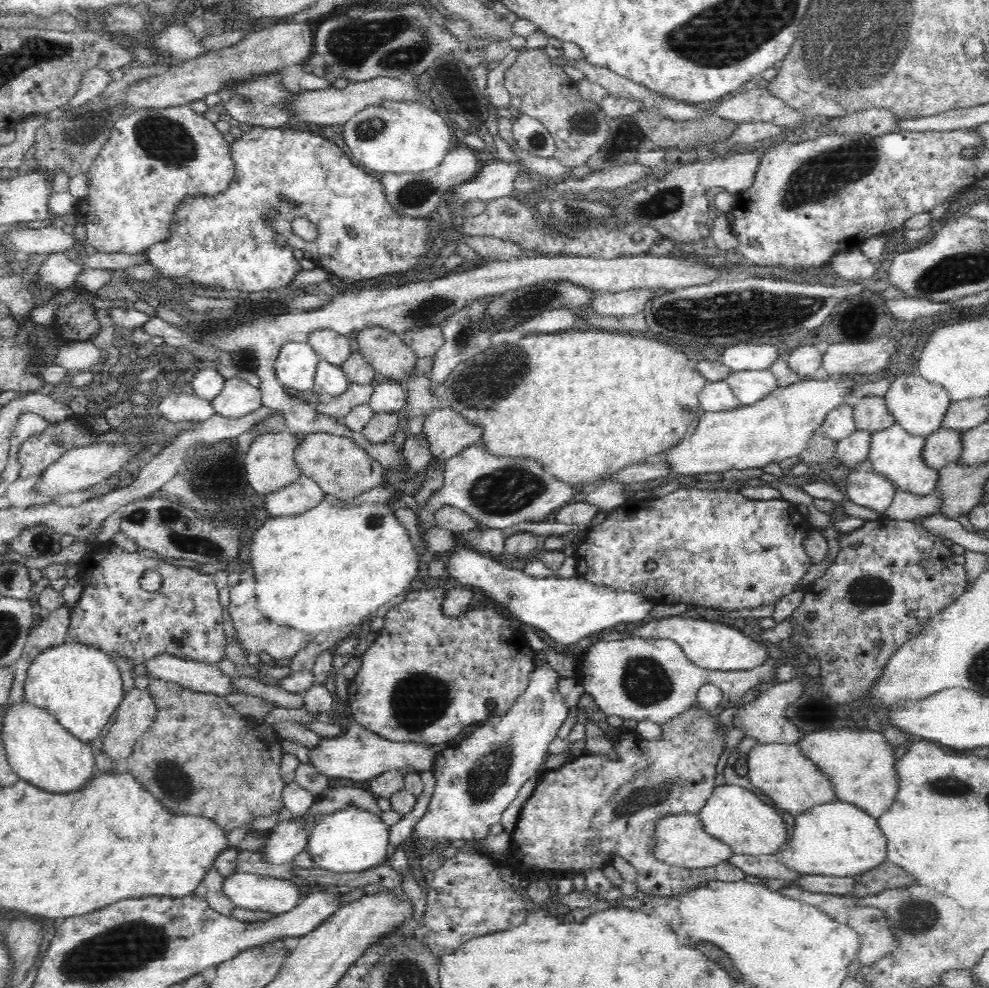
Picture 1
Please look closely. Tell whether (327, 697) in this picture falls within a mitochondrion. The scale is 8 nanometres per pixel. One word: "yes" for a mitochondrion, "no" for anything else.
no

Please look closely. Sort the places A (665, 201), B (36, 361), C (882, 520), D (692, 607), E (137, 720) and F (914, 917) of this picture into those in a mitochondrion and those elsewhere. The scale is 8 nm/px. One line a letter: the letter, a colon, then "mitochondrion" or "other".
A: mitochondrion
B: other
C: other
D: other
E: other
F: mitochondrion

